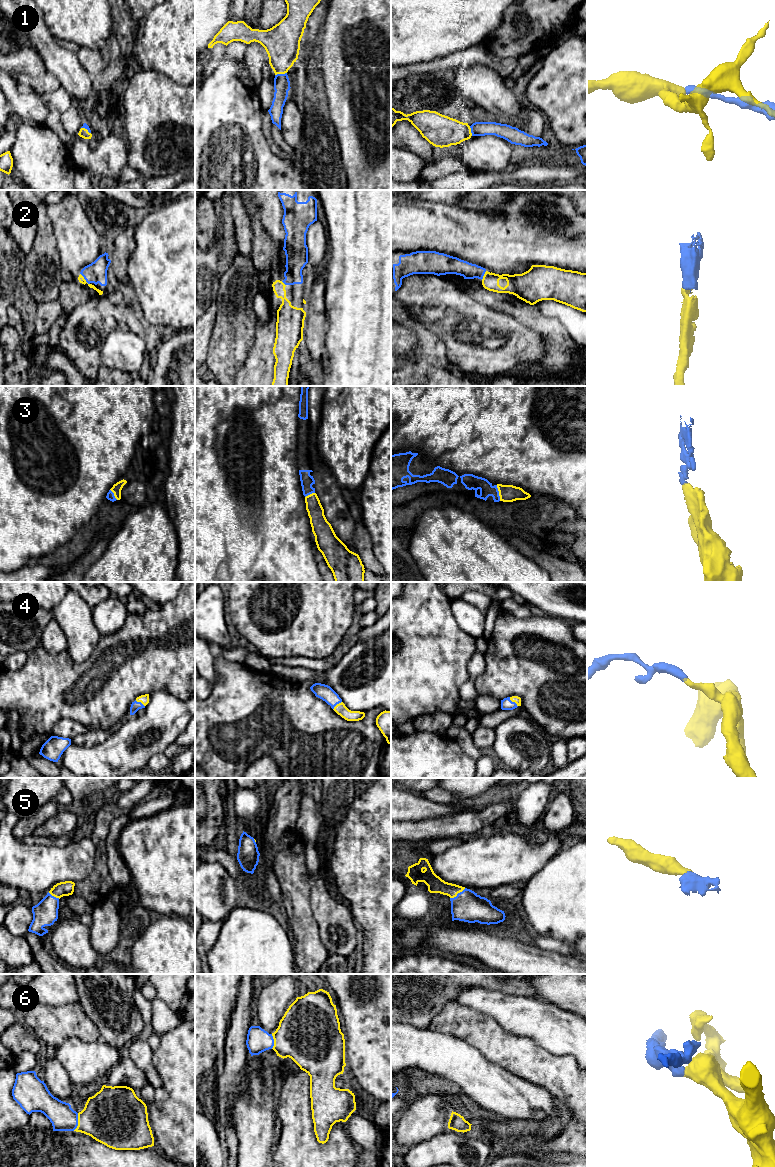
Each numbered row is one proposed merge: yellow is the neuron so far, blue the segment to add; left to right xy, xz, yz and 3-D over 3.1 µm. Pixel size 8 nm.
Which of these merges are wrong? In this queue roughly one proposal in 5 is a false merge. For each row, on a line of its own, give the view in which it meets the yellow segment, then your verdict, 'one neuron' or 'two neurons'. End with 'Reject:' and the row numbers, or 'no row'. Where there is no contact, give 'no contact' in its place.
1: xz | one neuron
2: xy | one neuron
3: yz | one neuron
4: yz | one neuron
5: yz | one neuron
6: xy | one neuron
Reject: no row

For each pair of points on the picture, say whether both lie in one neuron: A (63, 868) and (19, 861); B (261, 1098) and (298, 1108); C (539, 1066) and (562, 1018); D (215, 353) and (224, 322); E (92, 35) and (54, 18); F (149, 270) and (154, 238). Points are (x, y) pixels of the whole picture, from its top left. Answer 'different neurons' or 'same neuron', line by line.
A: same neuron
B: different neurons
C: different neurons
D: same neuron
E: same neuron
F: same neuron

